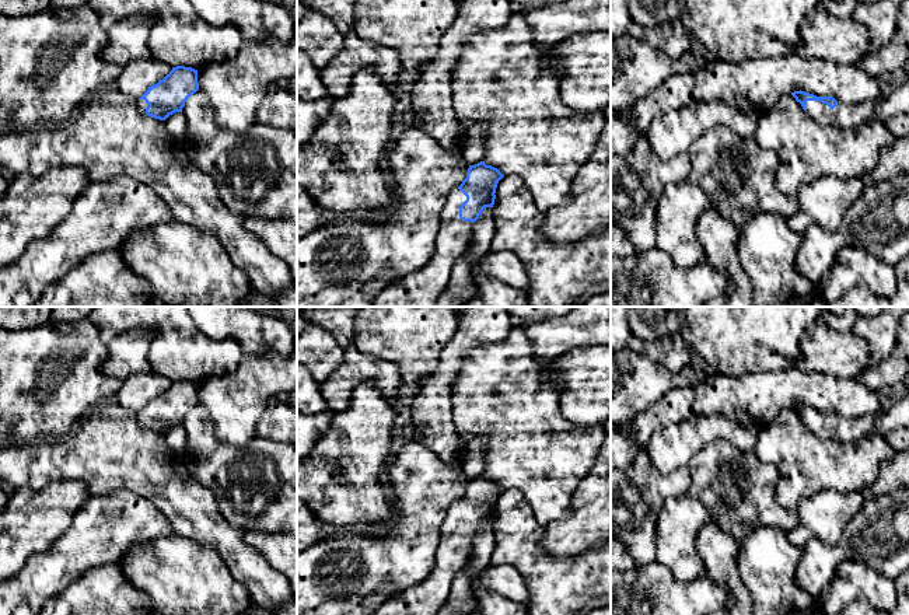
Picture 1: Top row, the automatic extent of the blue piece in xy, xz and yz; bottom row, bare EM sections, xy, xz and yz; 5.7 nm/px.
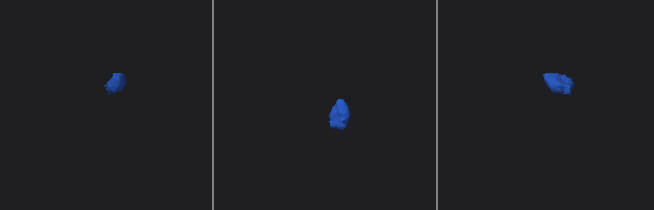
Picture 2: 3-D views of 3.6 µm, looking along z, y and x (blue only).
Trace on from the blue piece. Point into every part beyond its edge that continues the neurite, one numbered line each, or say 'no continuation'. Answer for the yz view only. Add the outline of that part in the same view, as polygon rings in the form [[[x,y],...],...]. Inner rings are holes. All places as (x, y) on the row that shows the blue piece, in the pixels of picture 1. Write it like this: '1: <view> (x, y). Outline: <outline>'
1: yz (843, 115). Outline: [[[807,101],[807,113],[819,125],[832,125],[835,127],[859,126],[874,118],[881,102],[866,101],[860,104],[843,104],[831,109],[821,101]]]

